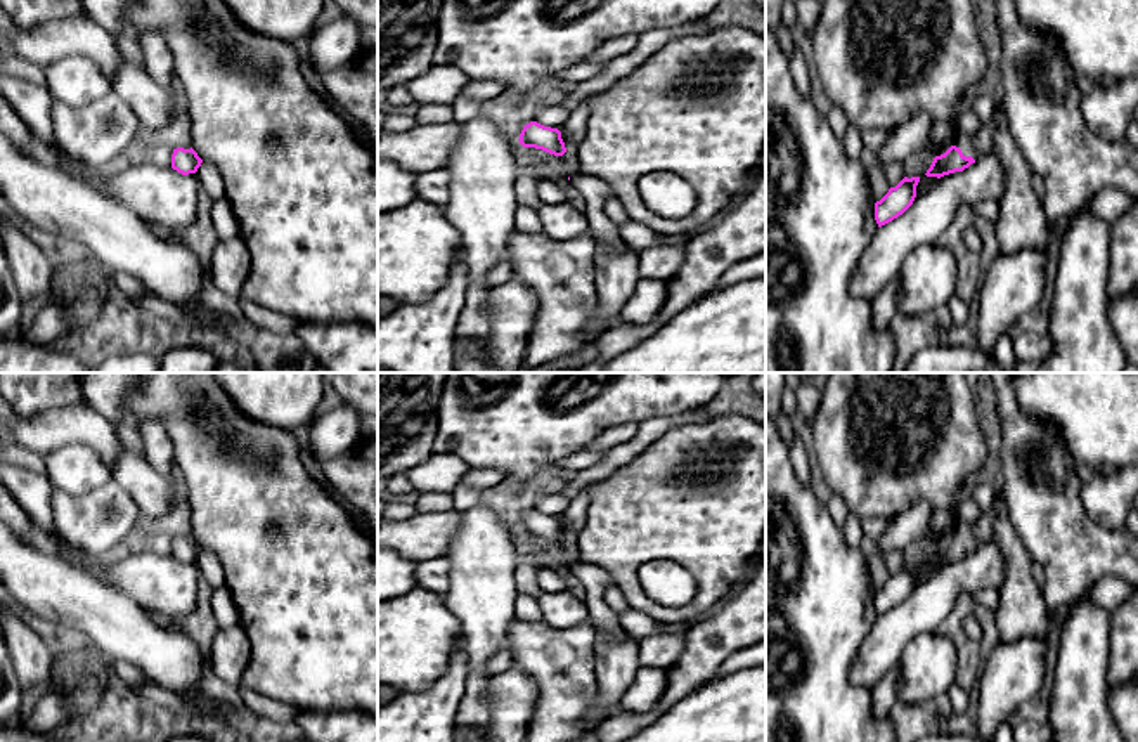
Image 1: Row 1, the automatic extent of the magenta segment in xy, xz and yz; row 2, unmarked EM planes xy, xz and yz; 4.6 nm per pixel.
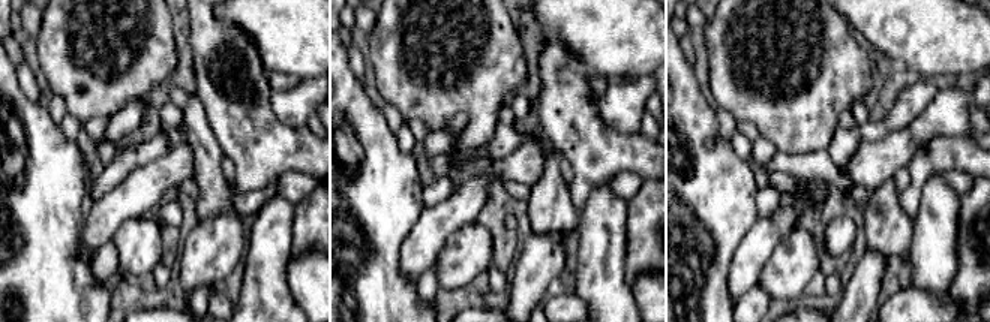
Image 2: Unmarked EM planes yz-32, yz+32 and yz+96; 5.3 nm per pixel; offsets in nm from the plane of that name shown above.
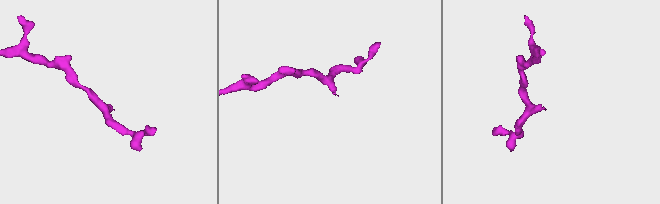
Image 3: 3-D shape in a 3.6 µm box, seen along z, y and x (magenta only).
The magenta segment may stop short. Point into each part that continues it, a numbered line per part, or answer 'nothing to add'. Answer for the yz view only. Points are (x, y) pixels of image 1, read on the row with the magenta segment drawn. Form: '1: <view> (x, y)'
1: yz (963, 143)

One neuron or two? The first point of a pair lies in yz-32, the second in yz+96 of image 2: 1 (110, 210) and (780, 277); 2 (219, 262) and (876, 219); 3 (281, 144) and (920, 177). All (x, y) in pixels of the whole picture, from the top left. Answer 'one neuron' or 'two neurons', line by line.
1: two neurons
2: two neurons
3: one neuron

